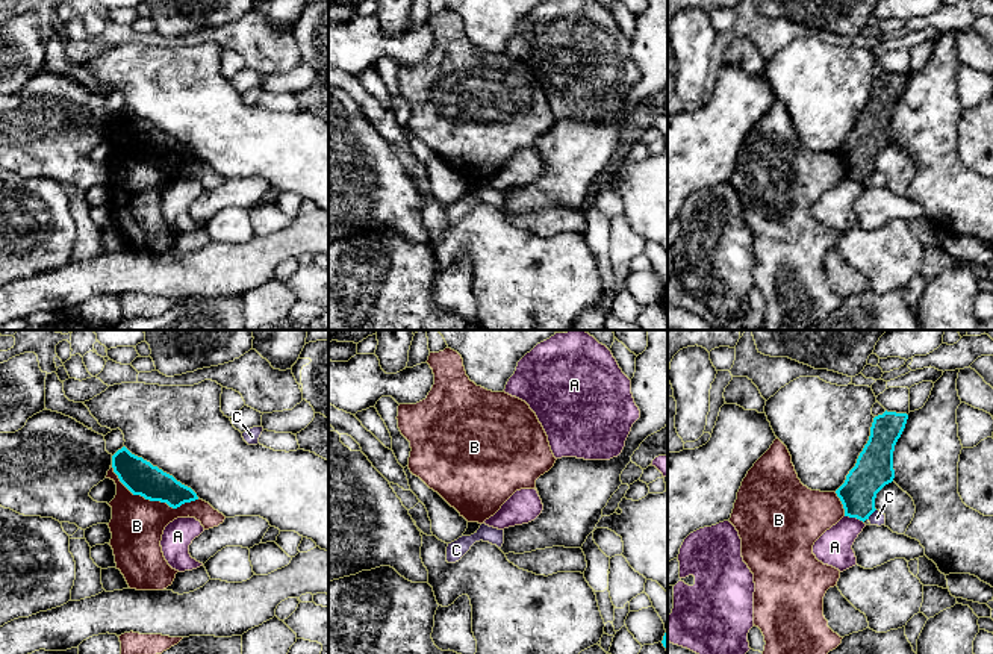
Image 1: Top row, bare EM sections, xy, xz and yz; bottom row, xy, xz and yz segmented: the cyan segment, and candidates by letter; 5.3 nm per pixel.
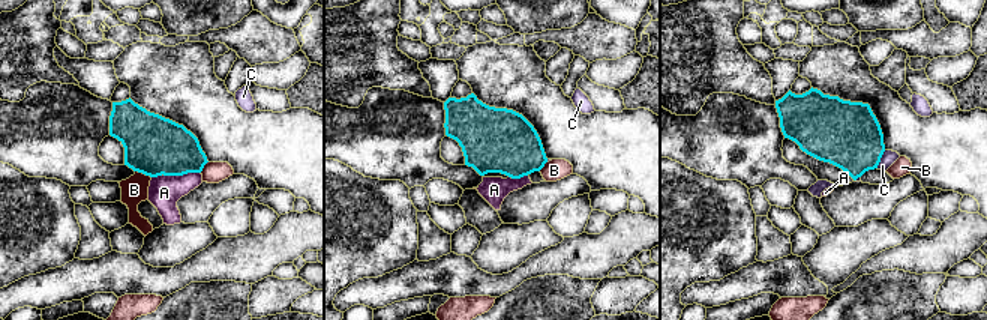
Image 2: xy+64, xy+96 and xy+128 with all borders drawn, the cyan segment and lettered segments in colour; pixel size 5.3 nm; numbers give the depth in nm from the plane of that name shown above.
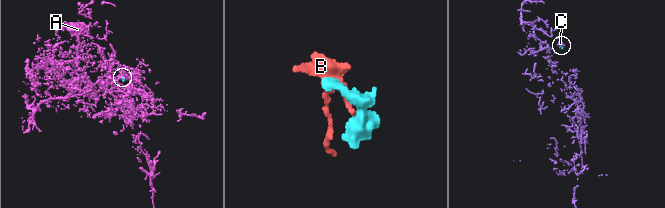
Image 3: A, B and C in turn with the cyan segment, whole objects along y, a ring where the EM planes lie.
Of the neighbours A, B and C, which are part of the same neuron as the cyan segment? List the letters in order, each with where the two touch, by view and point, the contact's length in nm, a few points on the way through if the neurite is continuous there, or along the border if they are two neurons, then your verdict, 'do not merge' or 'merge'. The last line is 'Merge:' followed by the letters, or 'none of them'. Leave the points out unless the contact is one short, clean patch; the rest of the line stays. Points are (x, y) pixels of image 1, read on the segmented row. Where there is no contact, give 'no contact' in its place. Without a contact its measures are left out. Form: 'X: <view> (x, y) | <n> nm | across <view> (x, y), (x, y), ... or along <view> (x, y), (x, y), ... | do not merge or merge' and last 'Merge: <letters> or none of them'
A: yz (854, 516) | 110 nm | along yz (845, 515), (856, 516), (863, 523) | do not merge
B: xy (152, 500) | 500 nm | do not merge
C: yz (872, 512) | 70 nm | along yz (875, 509), (868, 518) | do not merge
Merge: none of them

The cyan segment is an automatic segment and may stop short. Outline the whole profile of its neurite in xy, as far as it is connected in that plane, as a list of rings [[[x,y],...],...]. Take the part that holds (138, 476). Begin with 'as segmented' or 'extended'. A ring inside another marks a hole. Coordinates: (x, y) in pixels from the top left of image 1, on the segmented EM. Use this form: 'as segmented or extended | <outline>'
as segmented | [[[126,447],[112,456],[112,468],[120,481],[133,494],[177,509],[198,500],[197,494],[150,462],[132,454]]]

